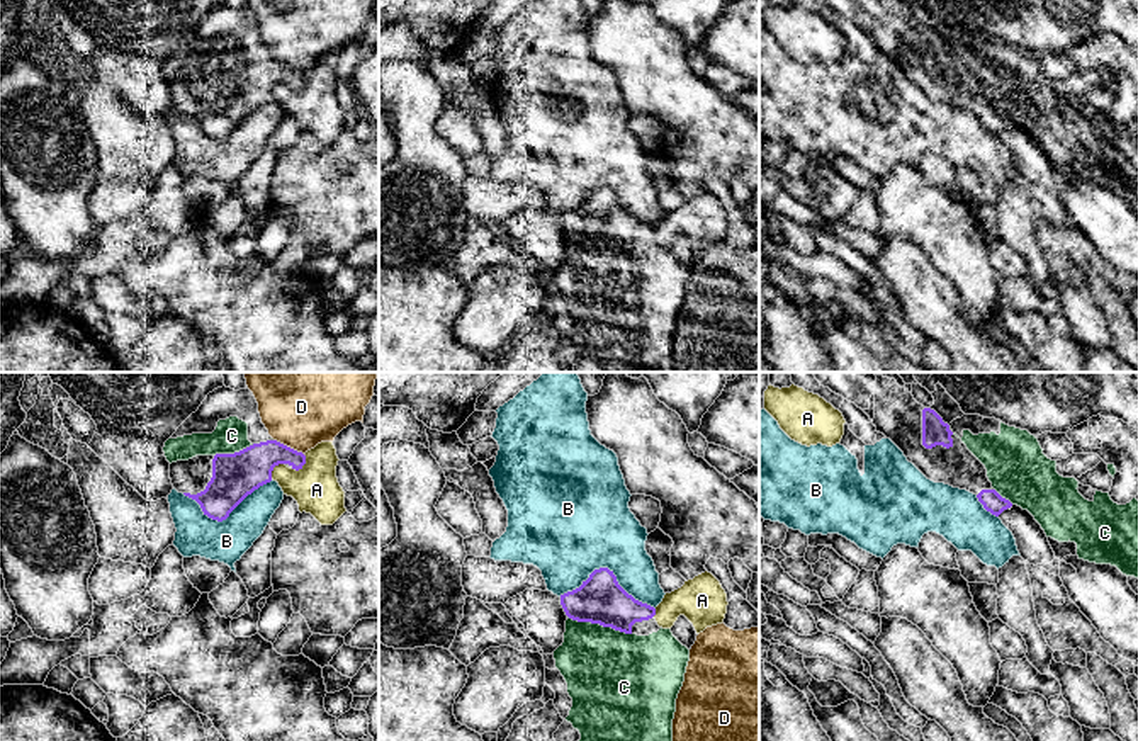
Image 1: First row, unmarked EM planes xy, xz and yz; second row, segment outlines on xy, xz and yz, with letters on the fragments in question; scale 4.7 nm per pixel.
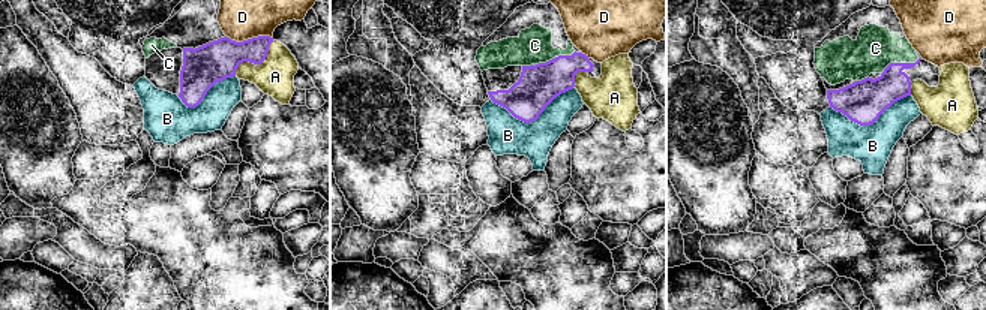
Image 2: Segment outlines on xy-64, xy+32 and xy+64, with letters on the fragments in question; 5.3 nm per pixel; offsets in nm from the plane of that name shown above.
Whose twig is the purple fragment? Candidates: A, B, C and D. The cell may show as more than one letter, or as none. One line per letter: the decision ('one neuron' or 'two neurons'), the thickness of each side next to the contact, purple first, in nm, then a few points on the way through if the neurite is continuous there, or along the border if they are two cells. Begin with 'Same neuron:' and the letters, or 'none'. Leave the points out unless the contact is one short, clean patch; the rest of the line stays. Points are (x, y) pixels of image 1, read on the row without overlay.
Same neuron: C
A: two neurons; 200 nm thick on the purple side, 220 nm on the other
B: two neurons; 220 nm thick on the purple side, 440 nm on the other
C: one neuron; 220 nm thick on the purple side, 420 nm on the other
D: two neurons; 200 nm thick on the purple side, 320 nm on the other; border along xy (274, 58), (304, 75)

